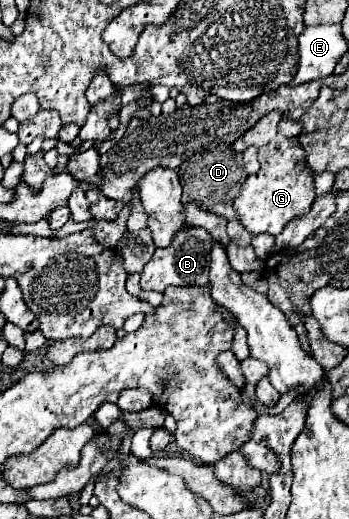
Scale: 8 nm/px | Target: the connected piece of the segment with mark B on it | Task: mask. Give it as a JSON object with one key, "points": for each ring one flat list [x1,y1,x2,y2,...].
{"points":[[191,225,183,227,181,231,175,233,171,245,165,249,157,249,155,255,151,257,151,261,145,265,145,269,141,273,141,287,151,289,151,291,165,291,167,285,199,285,199,287,207,285,209,283,209,261,211,261,209,251,211,251,211,247,213,247,213,239,203,227,191,227]]}

